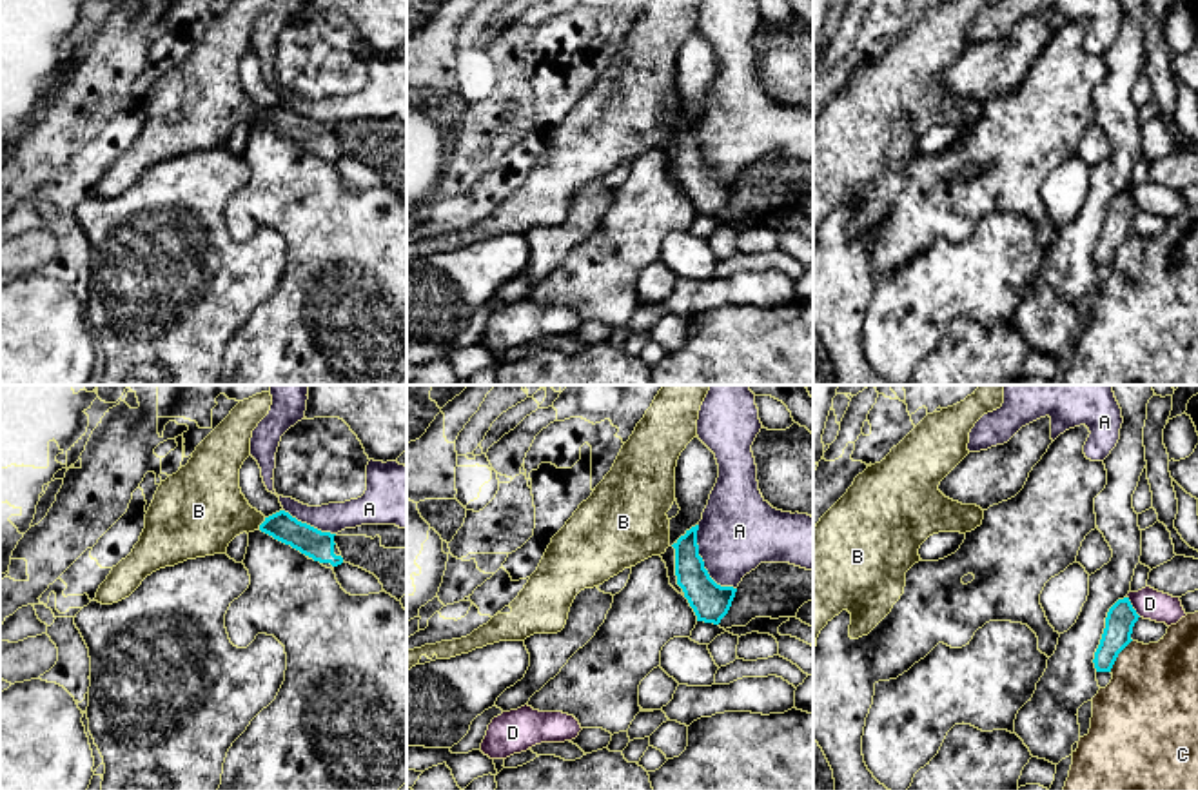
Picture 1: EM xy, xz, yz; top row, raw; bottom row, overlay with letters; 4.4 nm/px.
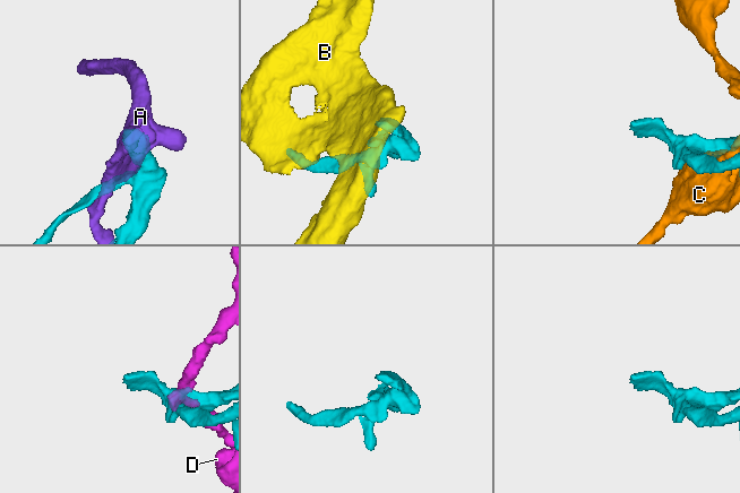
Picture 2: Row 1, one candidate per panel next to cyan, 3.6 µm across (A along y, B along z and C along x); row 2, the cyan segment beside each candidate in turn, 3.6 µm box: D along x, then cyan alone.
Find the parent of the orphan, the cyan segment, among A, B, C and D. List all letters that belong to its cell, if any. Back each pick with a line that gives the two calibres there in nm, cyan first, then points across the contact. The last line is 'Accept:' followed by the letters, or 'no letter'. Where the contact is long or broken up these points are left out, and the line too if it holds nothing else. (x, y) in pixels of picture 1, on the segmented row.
B: 130 nm thick on the cyan side, 340 nm on the other; runs through xy (311, 542), (282, 525), (262, 523), (207, 511)
Accept: B

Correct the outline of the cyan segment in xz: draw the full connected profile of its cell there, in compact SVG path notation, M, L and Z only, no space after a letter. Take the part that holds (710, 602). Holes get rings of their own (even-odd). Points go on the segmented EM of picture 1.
M699 525L692 527L672 545L675 548L677 585L682 588L697 621L719 625L728 614L737 588L721 587L710 578L699 556L697 530Z

